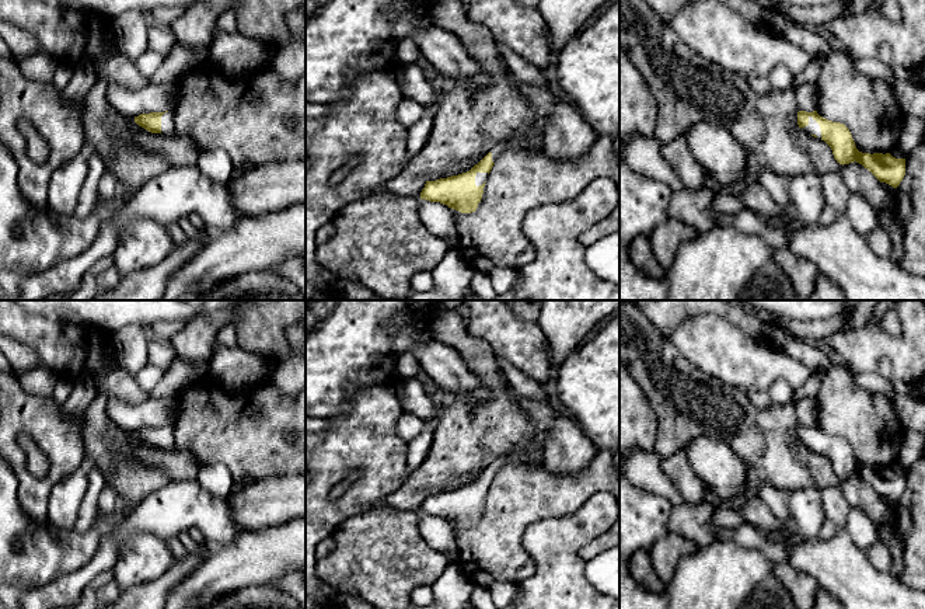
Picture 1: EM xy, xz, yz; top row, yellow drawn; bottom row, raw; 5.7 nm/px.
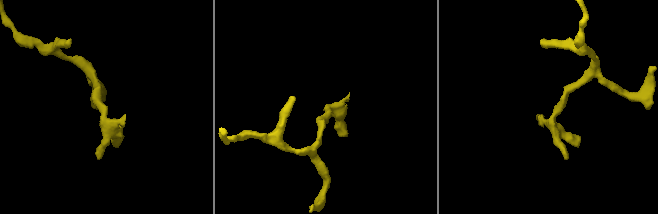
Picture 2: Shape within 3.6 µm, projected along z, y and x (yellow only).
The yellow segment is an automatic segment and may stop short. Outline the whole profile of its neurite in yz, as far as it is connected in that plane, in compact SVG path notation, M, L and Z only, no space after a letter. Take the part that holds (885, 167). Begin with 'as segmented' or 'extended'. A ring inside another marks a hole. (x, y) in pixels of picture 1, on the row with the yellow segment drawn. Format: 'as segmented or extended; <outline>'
extended; M817 111L797 112L797 125L809 135L824 140L840 164L859 163L880 182L897 188L905 175L905 159L896 159L890 153L862 153L856 149L849 129L840 122L828 121Z

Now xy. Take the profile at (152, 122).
extended; M174 111L150 112L135 116L135 122L151 133L174 135Z

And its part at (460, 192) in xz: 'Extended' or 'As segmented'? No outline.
Extended

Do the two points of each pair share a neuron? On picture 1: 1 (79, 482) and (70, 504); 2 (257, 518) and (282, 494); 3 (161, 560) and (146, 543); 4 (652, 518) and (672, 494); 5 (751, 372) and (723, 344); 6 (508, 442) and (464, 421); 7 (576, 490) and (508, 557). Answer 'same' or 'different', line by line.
1: same
2: same
3: same
4: different
5: same
6: same
7: same

